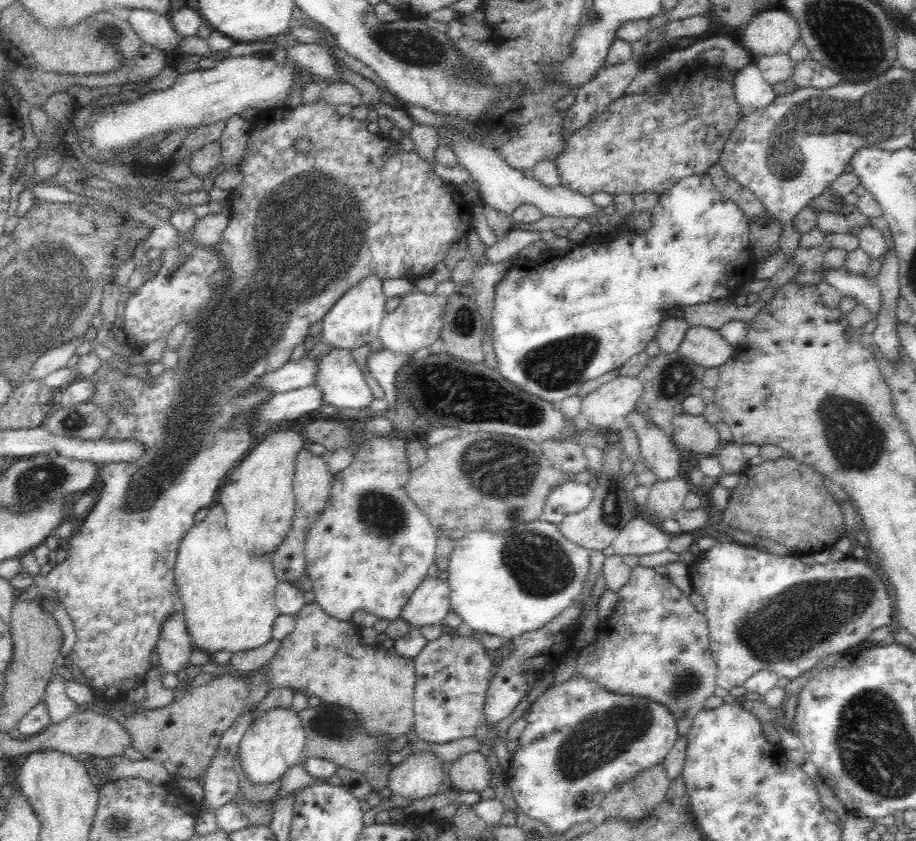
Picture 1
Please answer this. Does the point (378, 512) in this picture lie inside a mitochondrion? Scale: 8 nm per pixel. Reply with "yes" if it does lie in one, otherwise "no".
yes

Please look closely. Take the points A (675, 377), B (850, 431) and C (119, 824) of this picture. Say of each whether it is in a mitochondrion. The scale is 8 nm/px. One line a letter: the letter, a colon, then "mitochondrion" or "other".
A: mitochondrion
B: mitochondrion
C: mitochondrion

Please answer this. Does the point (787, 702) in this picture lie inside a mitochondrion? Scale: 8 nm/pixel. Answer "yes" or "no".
no

